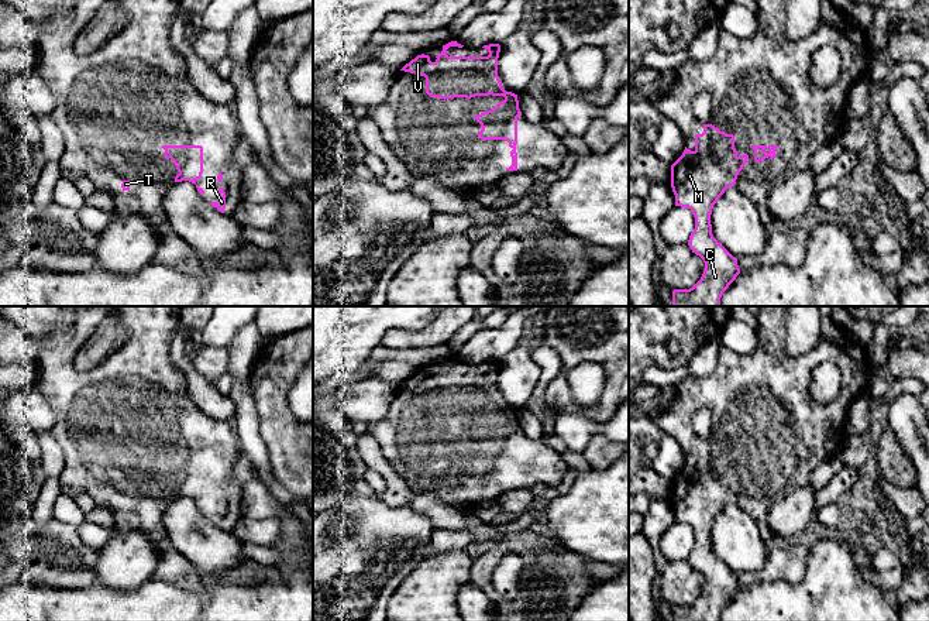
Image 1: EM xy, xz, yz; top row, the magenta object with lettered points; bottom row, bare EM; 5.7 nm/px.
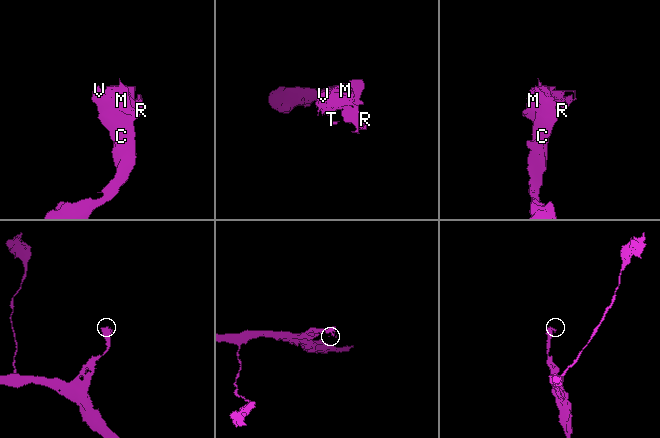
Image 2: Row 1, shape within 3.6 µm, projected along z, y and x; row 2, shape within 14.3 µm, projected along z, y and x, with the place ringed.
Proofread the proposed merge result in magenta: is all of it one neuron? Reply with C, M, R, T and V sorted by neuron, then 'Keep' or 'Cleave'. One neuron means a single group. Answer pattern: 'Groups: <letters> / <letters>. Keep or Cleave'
Groups: C M R T V. Keep

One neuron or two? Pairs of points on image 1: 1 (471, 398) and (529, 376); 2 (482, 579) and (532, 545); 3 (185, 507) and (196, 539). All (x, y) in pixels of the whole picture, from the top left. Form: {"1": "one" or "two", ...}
{"1": "two", "2": "one", "3": "one"}

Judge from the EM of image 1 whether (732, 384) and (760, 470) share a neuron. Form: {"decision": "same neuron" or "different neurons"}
{"decision": "same neuron"}

